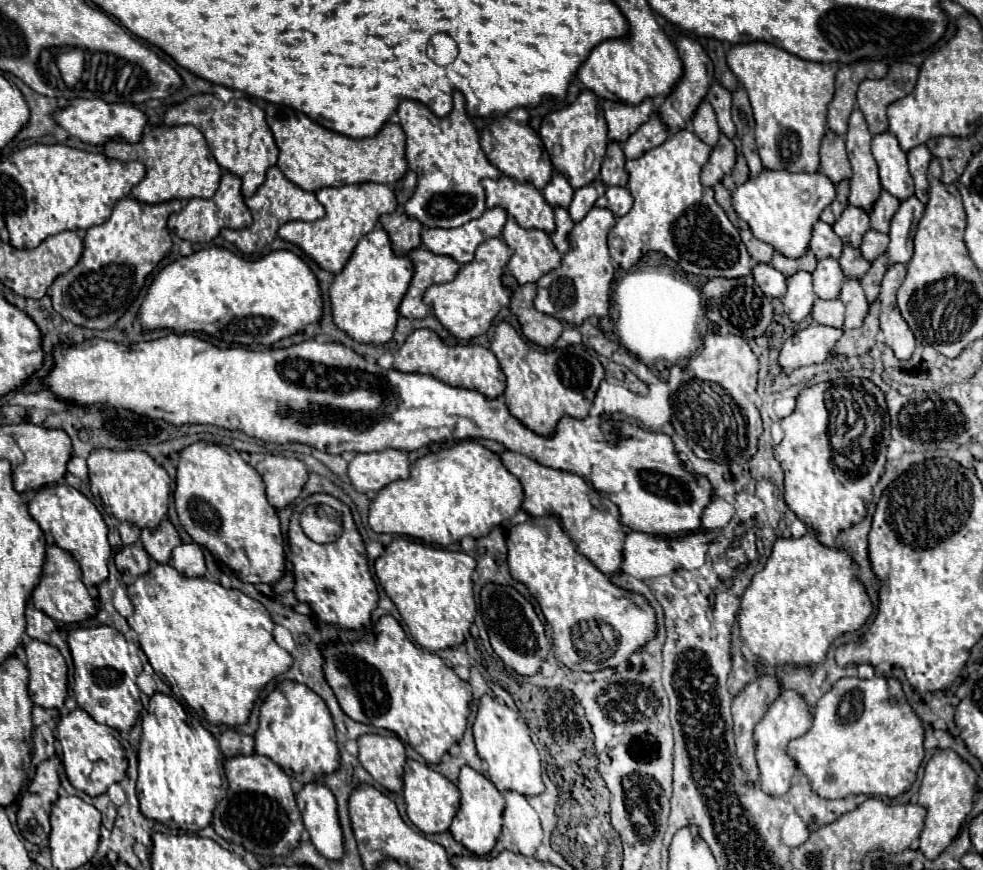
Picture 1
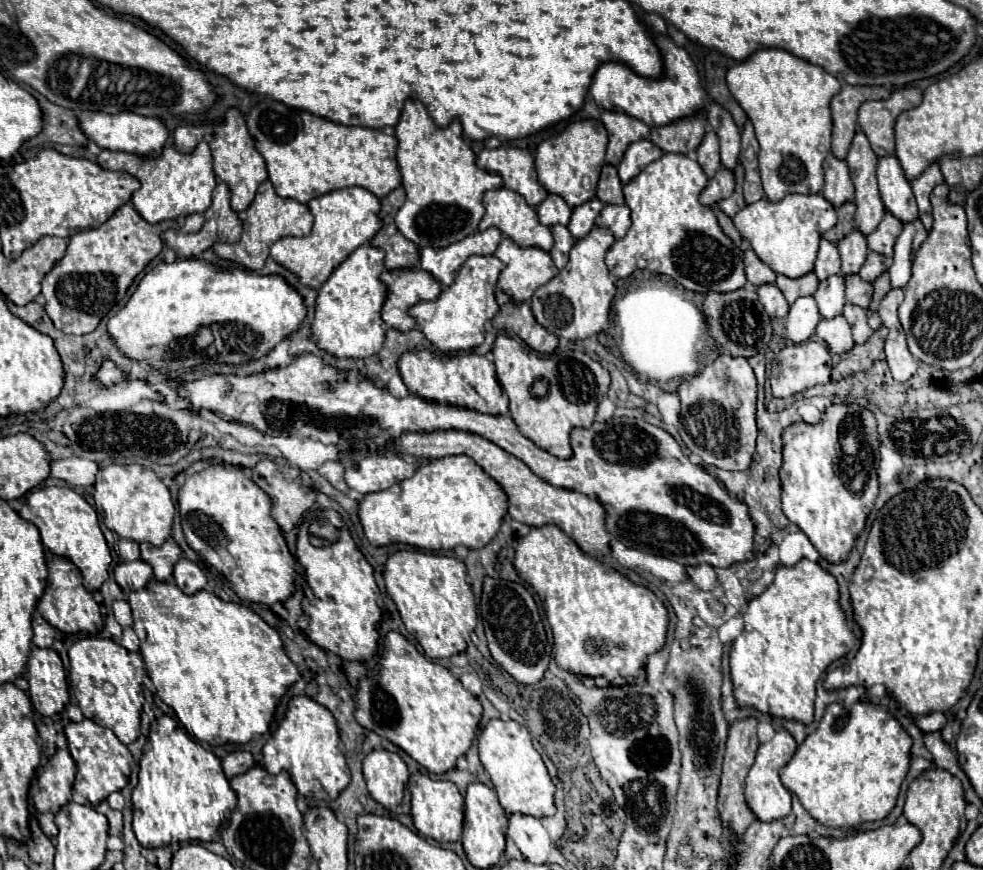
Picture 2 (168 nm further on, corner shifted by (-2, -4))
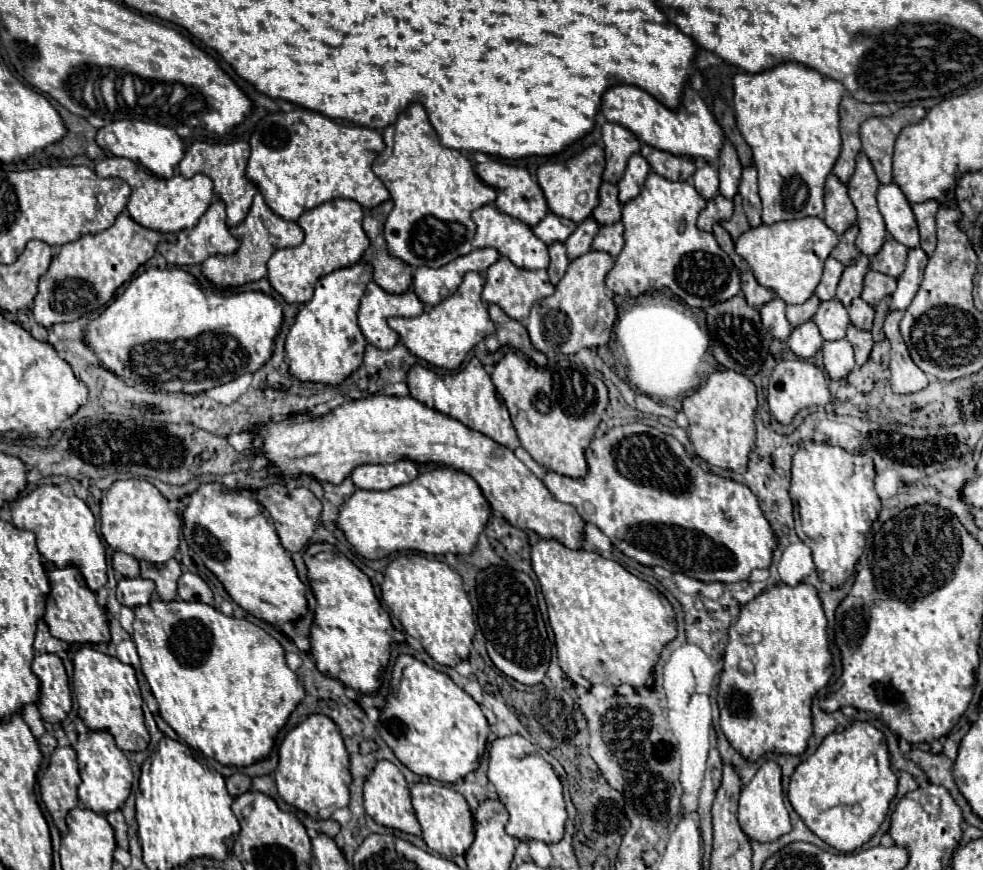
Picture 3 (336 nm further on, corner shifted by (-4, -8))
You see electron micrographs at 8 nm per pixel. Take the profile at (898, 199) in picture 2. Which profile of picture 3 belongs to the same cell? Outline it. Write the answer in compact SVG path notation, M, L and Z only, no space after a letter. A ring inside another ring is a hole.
M897 184L881 186L877 192L879 212L883 214L887 232L907 248L919 248L917 222L911 212L911 204Z

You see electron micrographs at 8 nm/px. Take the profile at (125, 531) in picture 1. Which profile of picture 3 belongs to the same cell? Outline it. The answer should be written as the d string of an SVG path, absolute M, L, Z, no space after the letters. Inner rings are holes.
M115 552L111 558L111 566L115 572L119 572L125 578L137 578L139 576L139 562L125 552Z

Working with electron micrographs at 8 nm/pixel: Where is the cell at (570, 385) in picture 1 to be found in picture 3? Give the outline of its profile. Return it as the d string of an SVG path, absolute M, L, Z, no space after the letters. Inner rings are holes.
M509 352L501 358L491 374L491 380L507 404L511 422L517 430L521 446L547 472L557 472L569 478L587 474L585 450L595 436L595 428L609 404L607 386L583 366L563 360L555 368L535 368L527 358Z

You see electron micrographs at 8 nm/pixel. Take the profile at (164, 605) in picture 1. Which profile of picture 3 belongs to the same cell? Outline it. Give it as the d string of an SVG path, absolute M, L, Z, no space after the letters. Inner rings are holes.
M151 600L147 606L137 606L135 610L135 632L133 632L133 642L137 646L139 658L141 658L141 672L159 704L159 712L161 718L177 732L177 736L193 750L203 752L207 758L217 760L223 766L237 766L237 768L245 768L251 766L259 760L269 758L273 746L275 746L275 738L279 734L279 730L285 726L287 718L291 716L291 712L297 708L297 704L303 700L305 690L301 686L301 682L297 680L297 674L287 666L285 662L285 652L281 648L281 644L267 634L265 630L257 628L253 622L249 620L237 620L233 616L225 616L219 610L215 610L213 606L207 606L203 602L183 602L183 600L173 600L173 602L163 602L163 600Z

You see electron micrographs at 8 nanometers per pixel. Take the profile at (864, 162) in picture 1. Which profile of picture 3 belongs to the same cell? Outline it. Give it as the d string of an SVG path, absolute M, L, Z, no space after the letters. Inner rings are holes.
M861 152L857 156L857 168L847 184L849 188L849 198L857 210L857 226L859 226L859 236L855 240L855 246L859 248L861 254L873 258L879 248L883 246L887 238L887 230L883 224L883 216L877 208L877 188L879 180L873 172L873 166L869 158Z

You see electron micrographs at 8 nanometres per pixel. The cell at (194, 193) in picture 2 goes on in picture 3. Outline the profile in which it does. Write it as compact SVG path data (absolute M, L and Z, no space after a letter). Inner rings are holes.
M109 156L97 162L95 172L99 178L125 180L131 188L131 198L127 204L129 216L143 228L157 230L157 232L181 232L185 228L193 228L213 200L213 182L203 174L195 174L193 178L183 178L181 174L177 174L165 180L165 178L157 178L155 174L143 170L131 160L117 158L117 156Z

